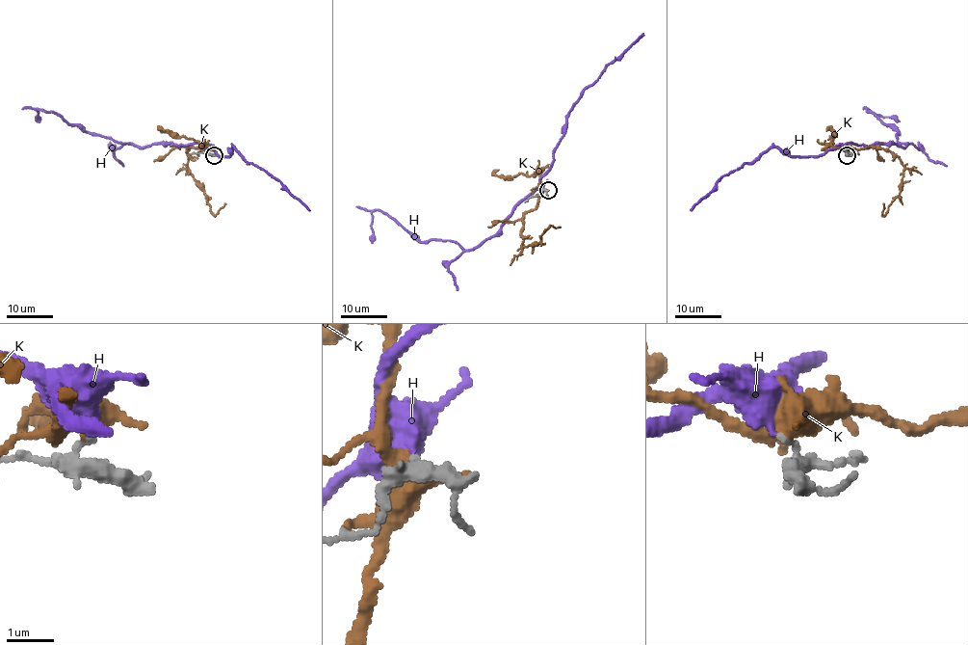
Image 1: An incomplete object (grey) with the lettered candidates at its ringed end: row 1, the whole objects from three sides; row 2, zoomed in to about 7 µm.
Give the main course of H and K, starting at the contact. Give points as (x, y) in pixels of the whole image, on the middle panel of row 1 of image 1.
H: (541, 187), (528, 194), (494, 235), (472, 249), (451, 241), (421, 242), (377, 209), (372, 213), (372, 243)
K: (541, 189), (537, 205), (524, 214), (522, 247), (536, 245), (550, 226), (560, 227)

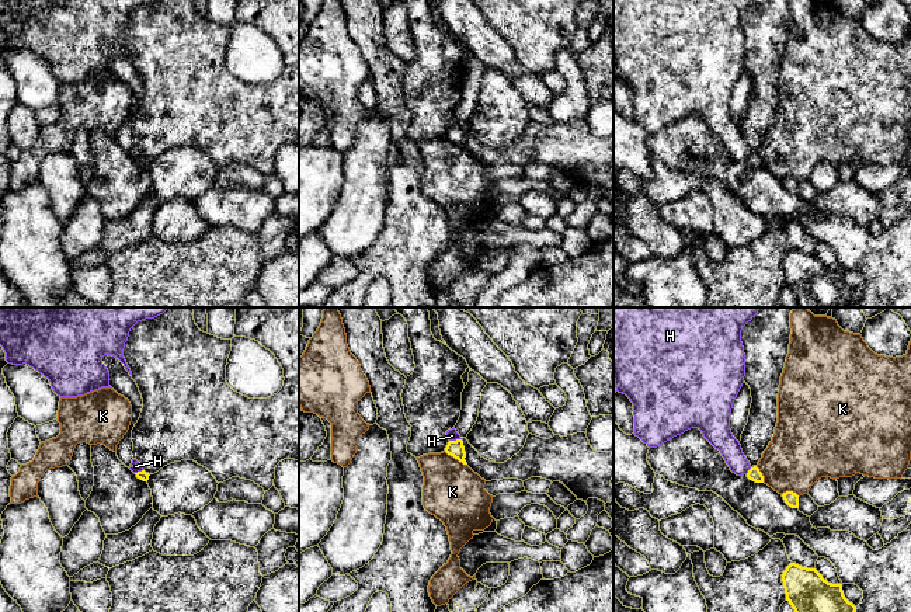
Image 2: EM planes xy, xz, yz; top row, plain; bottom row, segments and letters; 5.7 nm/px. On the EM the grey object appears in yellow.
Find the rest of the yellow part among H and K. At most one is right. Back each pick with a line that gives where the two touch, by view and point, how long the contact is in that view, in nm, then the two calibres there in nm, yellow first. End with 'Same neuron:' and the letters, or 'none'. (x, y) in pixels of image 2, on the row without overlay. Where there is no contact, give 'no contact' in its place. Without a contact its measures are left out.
Same neuron: none

